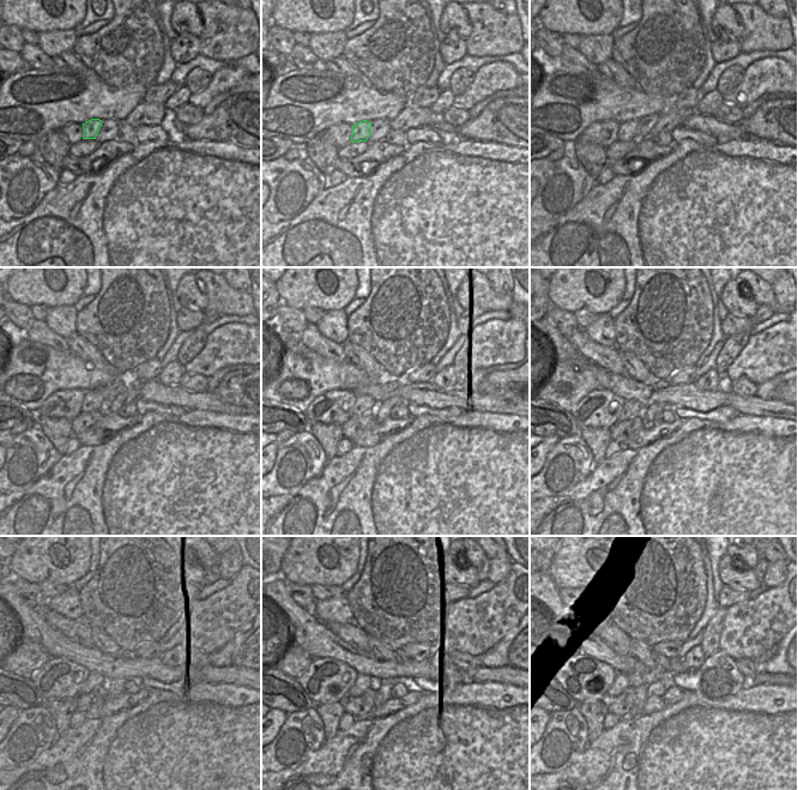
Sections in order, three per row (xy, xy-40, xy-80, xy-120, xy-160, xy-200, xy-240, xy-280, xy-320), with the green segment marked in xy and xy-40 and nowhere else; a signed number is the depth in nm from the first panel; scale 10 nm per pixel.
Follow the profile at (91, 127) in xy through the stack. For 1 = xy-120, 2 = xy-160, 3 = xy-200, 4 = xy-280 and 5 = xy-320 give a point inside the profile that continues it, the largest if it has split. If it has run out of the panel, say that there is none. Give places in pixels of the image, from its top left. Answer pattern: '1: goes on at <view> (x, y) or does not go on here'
1: goes on at xy-120 (94, 400)
2: goes on at xy-160 (363, 404)
3: goes on at xy-200 (630, 409)
4: goes on at xy-280 (362, 682)
5: goes on at xy-320 (621, 683)

